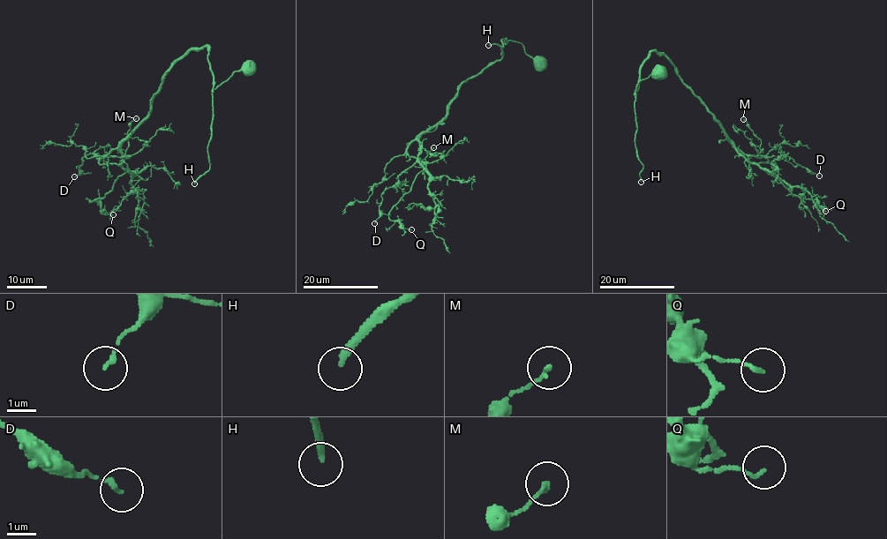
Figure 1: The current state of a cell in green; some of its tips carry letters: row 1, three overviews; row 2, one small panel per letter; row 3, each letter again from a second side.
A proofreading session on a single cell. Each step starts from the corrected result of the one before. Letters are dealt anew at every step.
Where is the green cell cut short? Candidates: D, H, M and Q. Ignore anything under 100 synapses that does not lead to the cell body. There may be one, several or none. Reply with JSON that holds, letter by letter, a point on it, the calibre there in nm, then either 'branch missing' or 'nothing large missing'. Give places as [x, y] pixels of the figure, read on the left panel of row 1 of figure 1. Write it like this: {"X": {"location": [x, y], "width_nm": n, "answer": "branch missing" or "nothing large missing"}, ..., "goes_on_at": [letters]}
{"D": {"location": [74, 176], "width_nm": 160, "answer": "nothing large missing"}, "H": {"location": [194, 183], "width_nm": 240, "answer": "branch missing"}, "M": {"location": [136, 118], "width_nm": 140, "answer": "nothing large missing"}, "Q": {"location": [113, 214], "width_nm": 100, "answer": "nothing large missing"}, "goes_on_at": ["H"]}

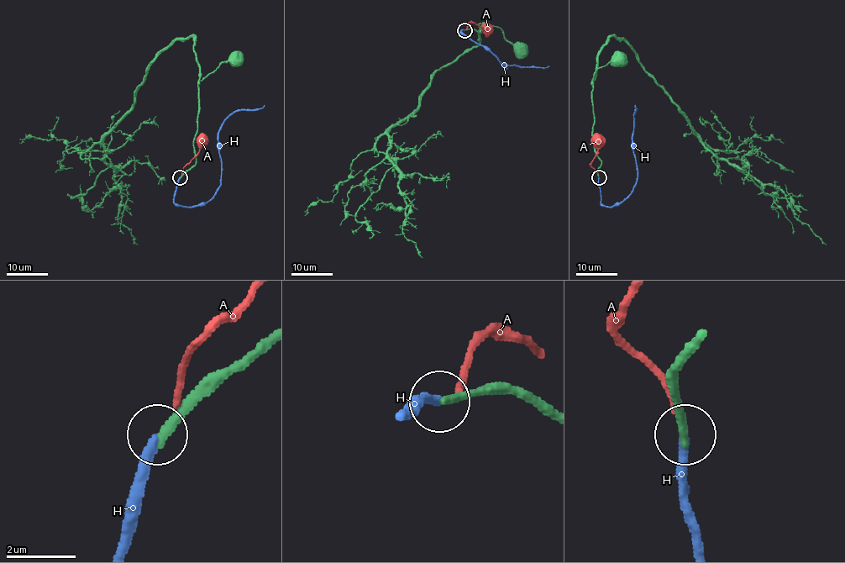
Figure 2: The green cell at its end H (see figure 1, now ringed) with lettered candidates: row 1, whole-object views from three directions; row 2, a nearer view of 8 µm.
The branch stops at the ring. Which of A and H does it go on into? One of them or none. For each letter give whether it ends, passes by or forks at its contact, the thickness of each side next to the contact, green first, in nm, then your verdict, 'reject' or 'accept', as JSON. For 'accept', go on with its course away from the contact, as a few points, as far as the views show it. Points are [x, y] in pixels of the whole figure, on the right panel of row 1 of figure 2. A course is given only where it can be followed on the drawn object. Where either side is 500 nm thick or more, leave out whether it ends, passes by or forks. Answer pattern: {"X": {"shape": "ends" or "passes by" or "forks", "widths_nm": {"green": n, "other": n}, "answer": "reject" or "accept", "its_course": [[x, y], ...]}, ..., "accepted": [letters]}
{"A": {"shape": "ends", "widths_nm": {"green": 360, "other": 160}, "answer": "reject"}, "H": {"shape": "ends", "widths_nm": {"green": 280, "other": 280}, "answer": "accept", "its_course": [[598, 178], [600, 202], [603, 206], [617, 206], [631, 192], [637, 177], [632, 141], [635, 104]]}, "accepted": ["H"]}

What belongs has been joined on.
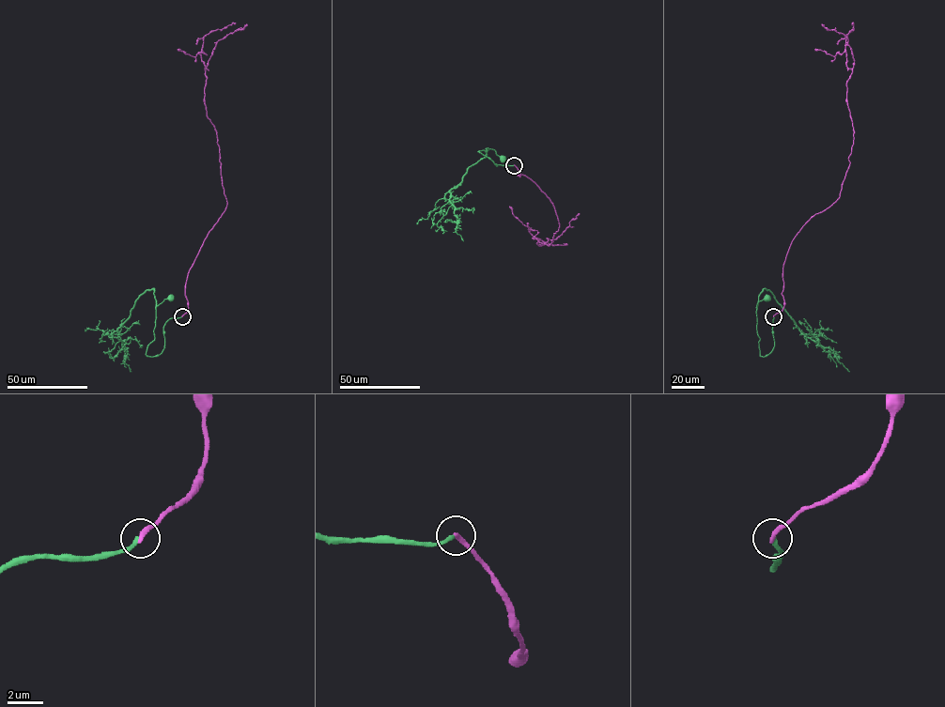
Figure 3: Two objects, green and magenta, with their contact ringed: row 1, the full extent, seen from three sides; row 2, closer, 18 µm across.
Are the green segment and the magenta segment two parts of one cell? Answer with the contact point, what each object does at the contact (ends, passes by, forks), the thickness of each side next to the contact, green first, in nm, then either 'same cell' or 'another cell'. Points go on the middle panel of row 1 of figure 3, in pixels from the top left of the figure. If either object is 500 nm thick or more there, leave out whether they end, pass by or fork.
place (514, 165); green ends; magenta ends; calibres 240 and 280 nm; same cell

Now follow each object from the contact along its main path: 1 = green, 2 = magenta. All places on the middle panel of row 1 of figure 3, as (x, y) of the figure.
1: (514, 164), (496, 166), (478, 151), (493, 149), (503, 159)
2: (514, 164), (557, 216), (551, 243), (537, 238), (537, 244), (555, 239), (580, 213)

